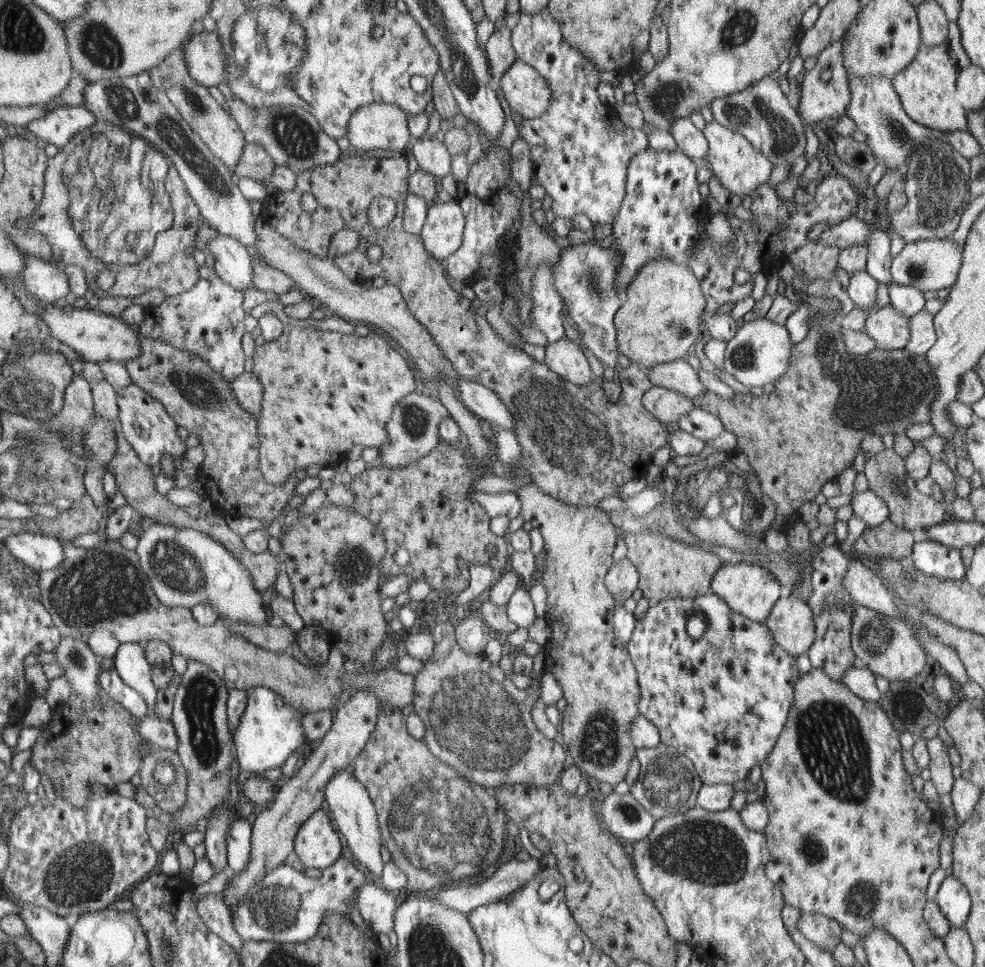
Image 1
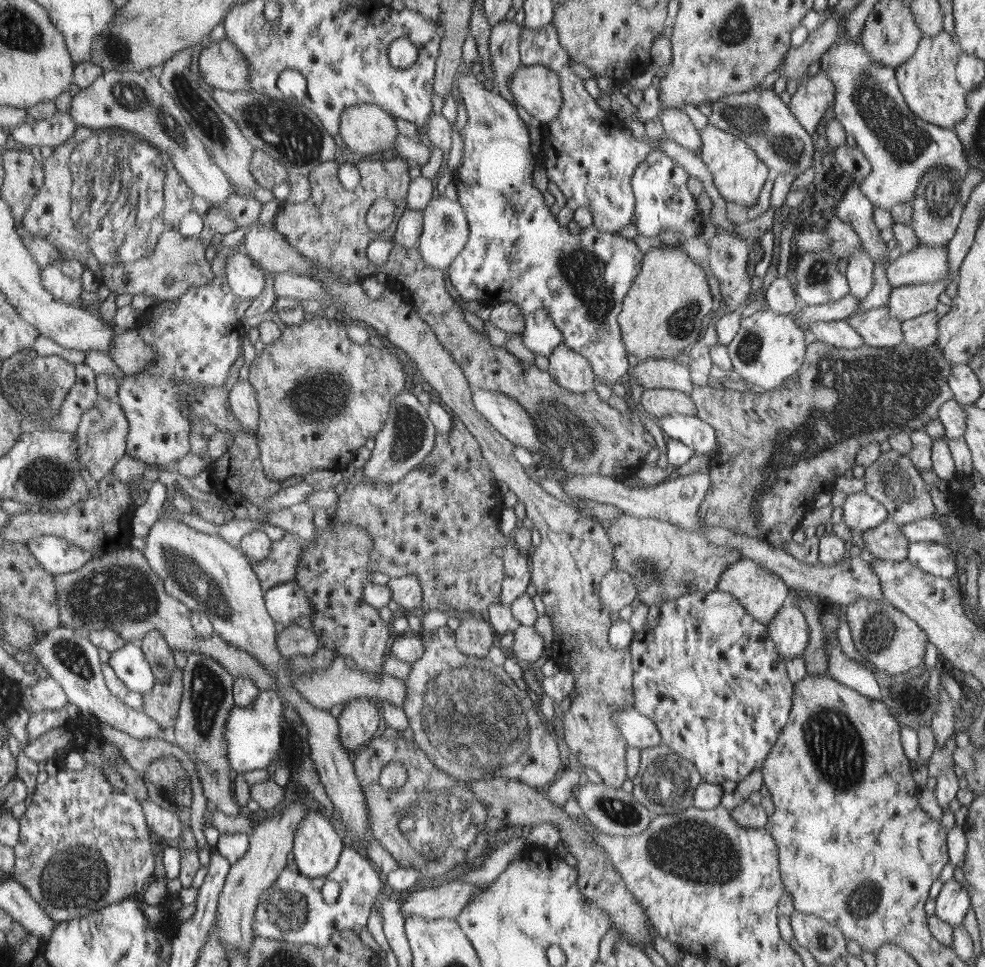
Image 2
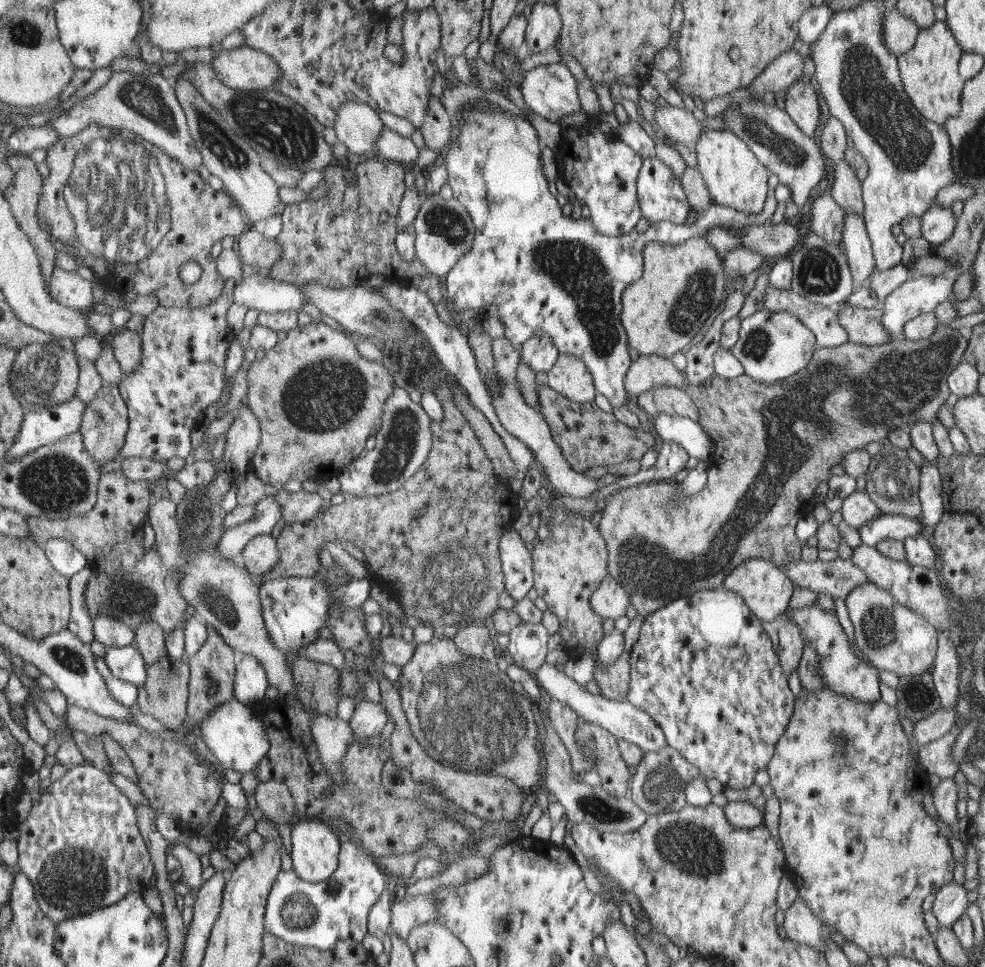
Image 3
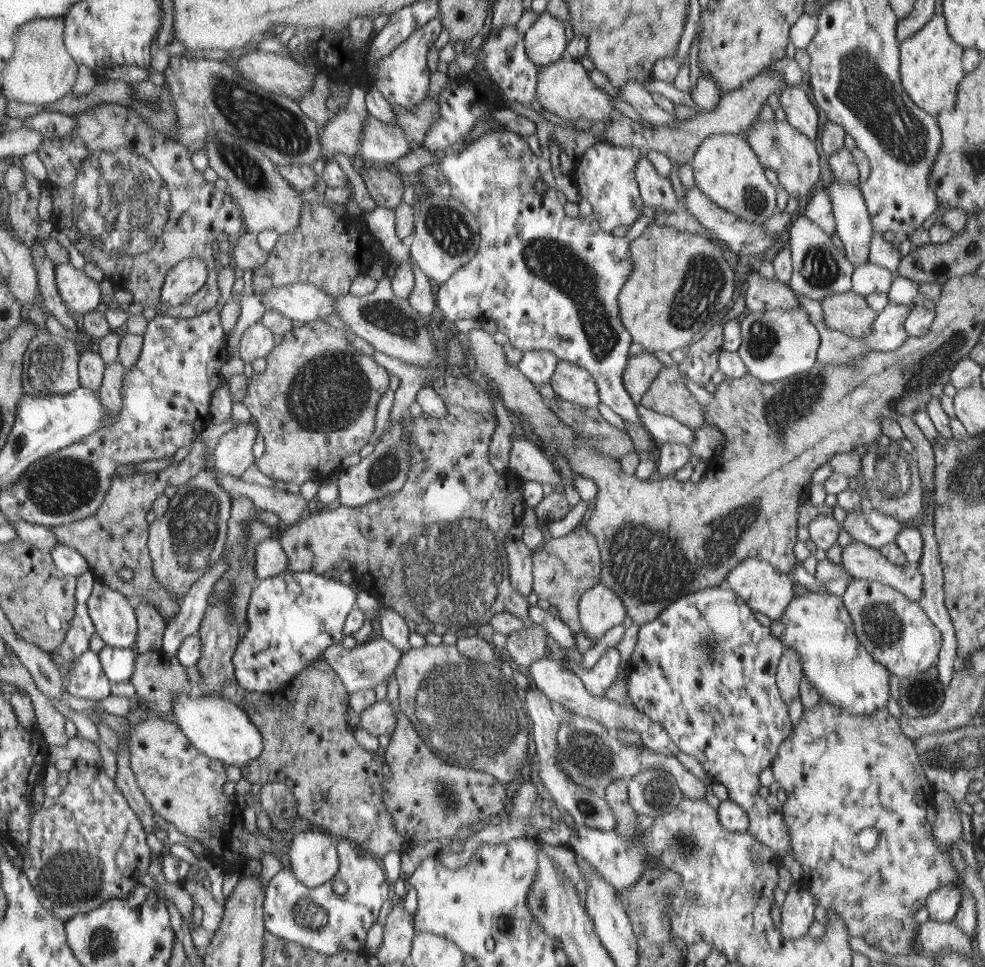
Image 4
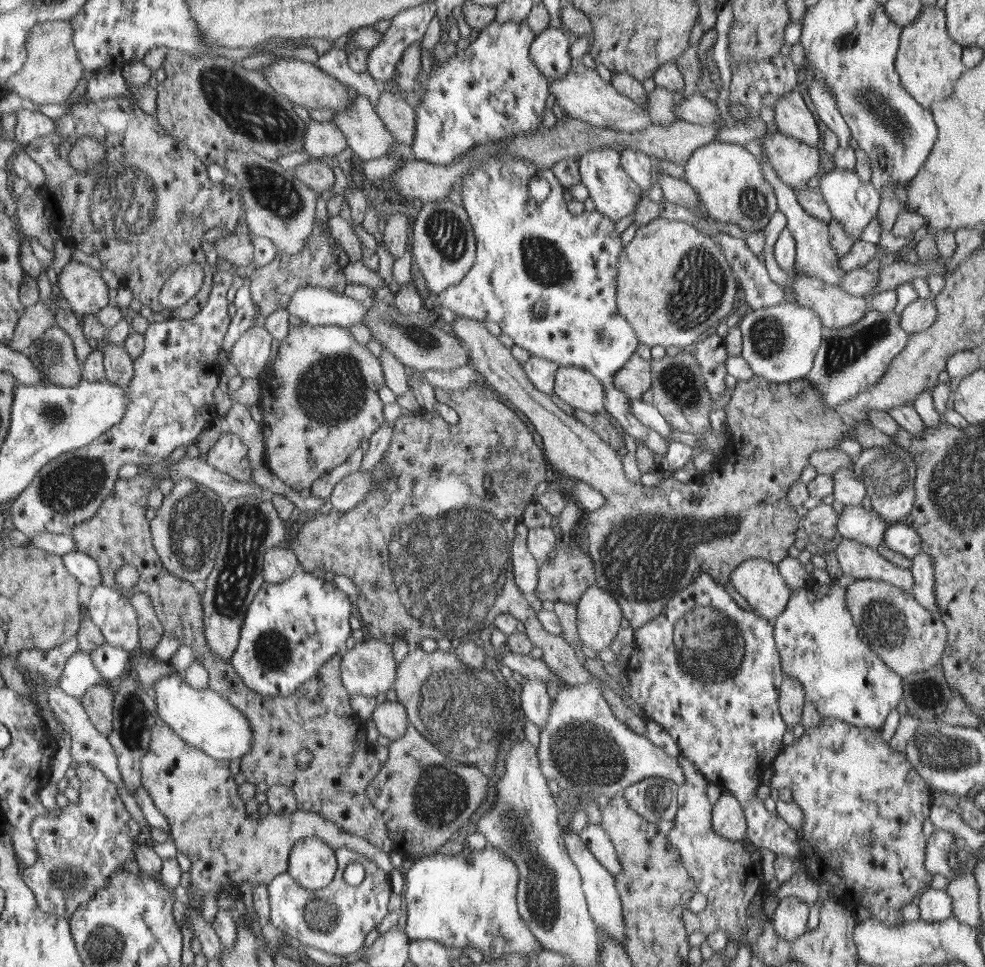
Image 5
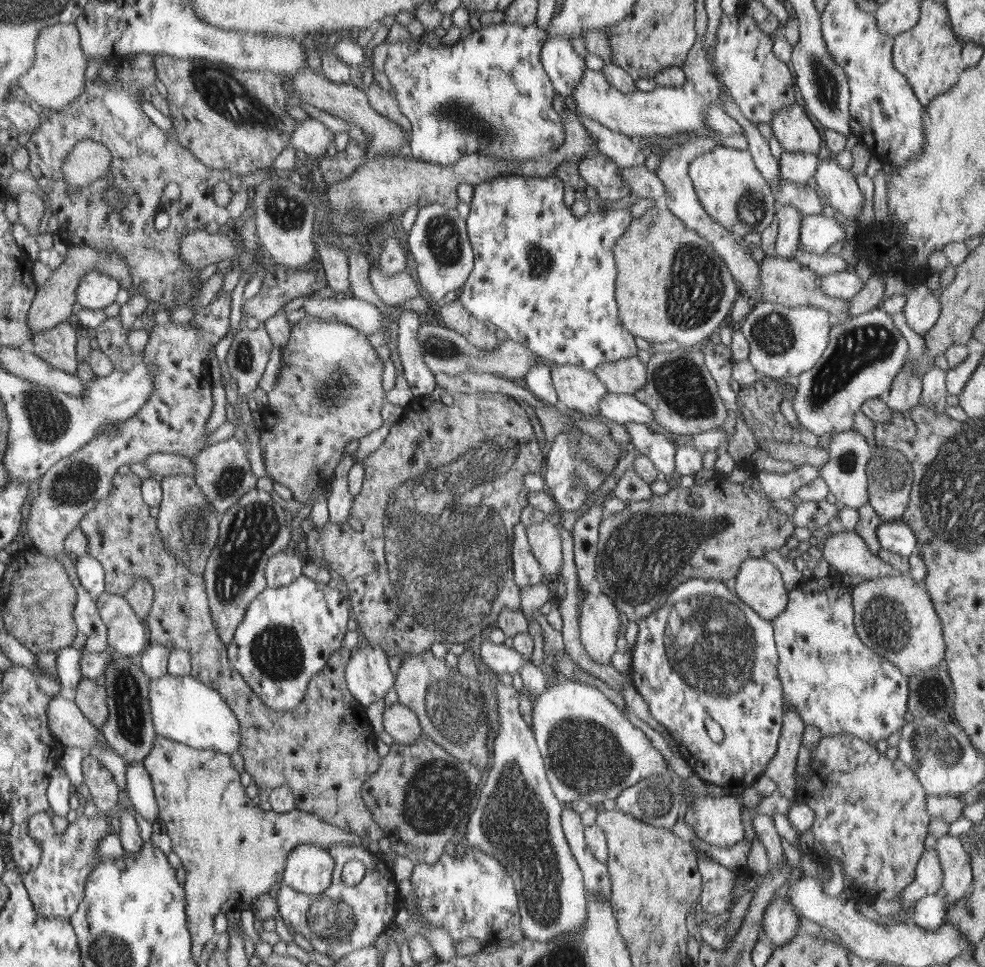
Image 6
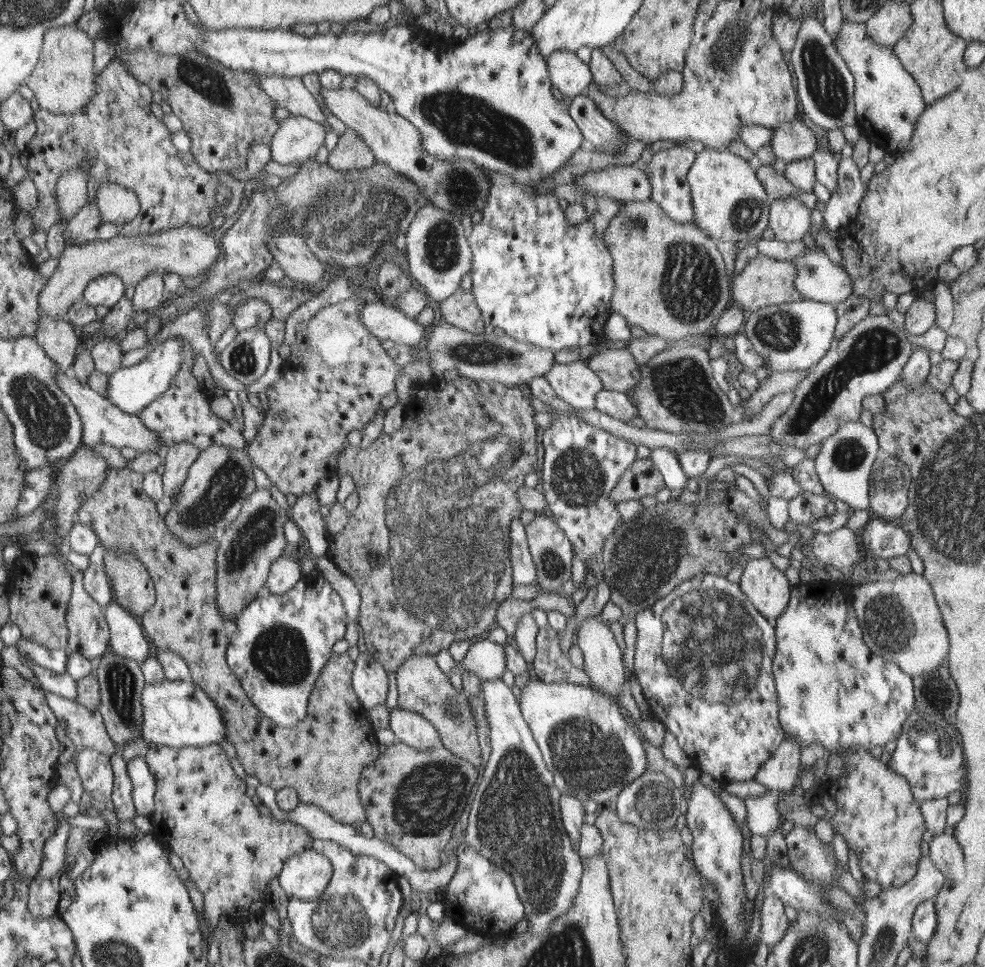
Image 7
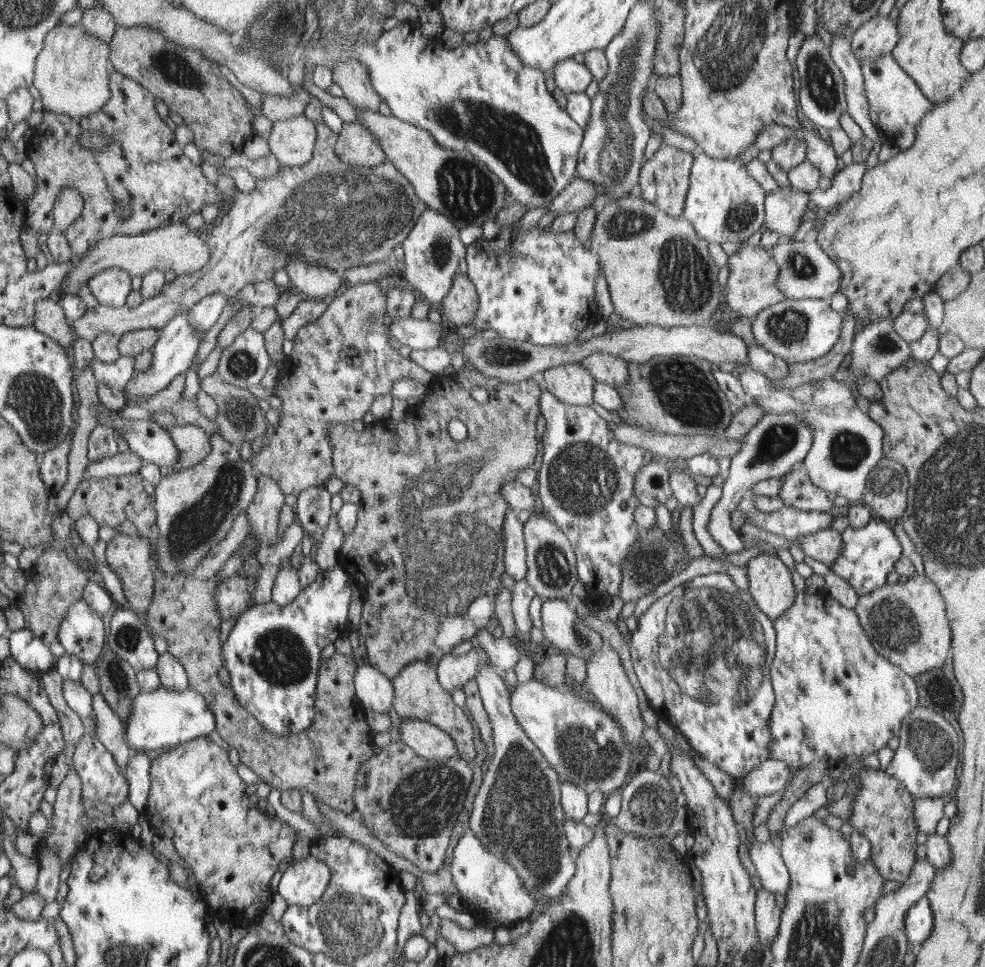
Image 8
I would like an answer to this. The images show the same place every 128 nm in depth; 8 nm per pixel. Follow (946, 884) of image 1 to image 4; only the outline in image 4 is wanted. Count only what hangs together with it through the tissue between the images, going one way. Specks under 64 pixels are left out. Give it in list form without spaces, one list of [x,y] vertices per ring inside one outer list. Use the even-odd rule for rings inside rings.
[[[947,885],[937,888],[928,896],[925,907],[930,913],[930,919],[948,923],[955,920],[958,908],[961,906],[963,895],[958,886]]]

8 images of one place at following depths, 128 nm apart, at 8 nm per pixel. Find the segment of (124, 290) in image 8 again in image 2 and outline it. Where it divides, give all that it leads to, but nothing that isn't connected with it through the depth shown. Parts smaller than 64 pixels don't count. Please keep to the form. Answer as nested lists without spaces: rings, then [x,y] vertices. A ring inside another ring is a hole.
[[[55,263],[47,265],[41,269],[42,284],[48,292],[53,294],[56,301],[63,304],[76,304],[80,300],[82,284],[80,278],[74,279],[68,275],[64,276],[60,272],[60,266]]]

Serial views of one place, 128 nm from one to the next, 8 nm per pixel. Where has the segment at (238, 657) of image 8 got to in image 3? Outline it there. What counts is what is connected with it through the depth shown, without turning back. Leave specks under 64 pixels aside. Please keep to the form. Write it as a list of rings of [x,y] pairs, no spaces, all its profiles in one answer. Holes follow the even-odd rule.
[[[288,576],[288,578],[276,578],[259,583],[259,598],[262,604],[262,617],[266,629],[270,632],[270,639],[274,641],[276,648],[288,656],[290,649],[302,649],[308,647],[314,639],[318,639],[320,628],[327,627],[330,620],[330,609],[334,605],[340,605],[344,609],[353,610],[360,608],[370,598],[370,584],[368,578],[353,579],[338,588],[328,586],[322,576],[314,577]],[[245,654],[236,667],[234,692],[242,704],[254,707],[264,699],[264,692],[268,690],[269,680],[261,665],[256,656]]]

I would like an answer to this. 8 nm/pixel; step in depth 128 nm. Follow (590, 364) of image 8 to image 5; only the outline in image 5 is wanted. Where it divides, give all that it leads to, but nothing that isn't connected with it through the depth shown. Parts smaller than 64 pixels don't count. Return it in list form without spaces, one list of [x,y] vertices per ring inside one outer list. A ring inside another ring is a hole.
[[[634,353],[633,358],[614,374],[612,382],[615,388],[629,396],[631,402],[643,399],[643,395],[651,388],[651,361],[646,361]]]

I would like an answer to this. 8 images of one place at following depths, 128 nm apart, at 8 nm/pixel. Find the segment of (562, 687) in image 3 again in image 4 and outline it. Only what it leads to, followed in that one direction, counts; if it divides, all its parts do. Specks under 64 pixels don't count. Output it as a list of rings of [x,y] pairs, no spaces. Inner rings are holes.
[[[542,658],[530,665],[530,667],[524,670],[526,675],[533,686],[538,688],[538,690],[542,690],[550,700],[556,700],[565,709],[572,710],[572,712],[576,712],[580,716],[586,716],[586,718],[592,718],[592,720],[604,724],[613,733],[618,730],[632,730],[632,732],[637,732],[640,734],[643,744],[646,744],[646,747],[654,750],[654,752],[660,752],[660,754],[664,755],[678,754],[679,748],[672,742],[672,738],[664,730],[664,727],[659,722],[646,716],[643,712],[640,712],[636,707],[626,707],[616,701],[610,701],[604,696],[596,697],[591,695],[578,676],[572,671],[564,669],[560,665],[560,662],[554,659]]]

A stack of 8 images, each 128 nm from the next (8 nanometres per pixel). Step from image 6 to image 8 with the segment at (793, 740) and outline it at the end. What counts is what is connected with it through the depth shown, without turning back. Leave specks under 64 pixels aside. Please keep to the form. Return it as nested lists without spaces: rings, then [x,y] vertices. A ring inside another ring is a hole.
[[[769,758],[760,767],[749,772],[747,776],[737,780],[741,790],[745,790],[752,797],[757,798],[760,795],[771,795],[782,791],[792,776],[788,763]]]

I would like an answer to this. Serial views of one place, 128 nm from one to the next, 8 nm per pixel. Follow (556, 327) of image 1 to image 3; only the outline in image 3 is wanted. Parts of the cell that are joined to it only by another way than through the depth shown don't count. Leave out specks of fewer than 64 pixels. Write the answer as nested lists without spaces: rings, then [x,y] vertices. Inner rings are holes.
[[[542,331],[540,335],[532,335],[526,339],[526,343],[520,346],[520,354],[522,359],[526,361],[528,367],[532,367],[534,372],[548,372],[559,357],[559,350],[548,333]]]

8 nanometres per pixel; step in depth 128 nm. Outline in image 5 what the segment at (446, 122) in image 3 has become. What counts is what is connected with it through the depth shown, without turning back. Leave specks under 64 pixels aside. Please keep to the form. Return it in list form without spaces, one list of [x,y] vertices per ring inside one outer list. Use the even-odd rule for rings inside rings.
[[[380,89],[378,104],[374,106],[384,126],[400,144],[412,145],[417,134],[417,112],[405,99]]]

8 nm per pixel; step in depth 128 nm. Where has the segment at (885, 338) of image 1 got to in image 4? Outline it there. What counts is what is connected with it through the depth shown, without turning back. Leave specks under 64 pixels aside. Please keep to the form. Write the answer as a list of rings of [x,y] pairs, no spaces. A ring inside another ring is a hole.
[[[850,290],[820,300],[824,324],[854,339],[866,338],[879,312],[868,306],[865,297]]]

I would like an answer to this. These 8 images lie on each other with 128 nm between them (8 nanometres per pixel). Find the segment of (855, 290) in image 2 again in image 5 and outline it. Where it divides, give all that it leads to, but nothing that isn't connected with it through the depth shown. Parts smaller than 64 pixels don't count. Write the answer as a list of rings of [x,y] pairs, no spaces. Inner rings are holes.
[[[834,167],[820,178],[819,185],[821,194],[829,206],[833,219],[838,220],[842,230],[846,232],[846,236],[852,242],[860,241],[864,228],[868,226],[871,220],[876,218],[878,207],[880,206],[881,195],[874,189],[872,181],[870,180],[868,183],[862,182],[855,171]]]

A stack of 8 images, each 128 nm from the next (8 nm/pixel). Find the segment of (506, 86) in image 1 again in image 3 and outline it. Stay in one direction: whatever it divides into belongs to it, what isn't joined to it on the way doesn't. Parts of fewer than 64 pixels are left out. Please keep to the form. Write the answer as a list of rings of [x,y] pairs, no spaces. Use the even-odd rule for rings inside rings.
[[[562,63],[537,66],[526,72],[522,85],[518,86],[524,102],[536,113],[550,122],[564,122],[571,115],[582,108],[577,93],[578,81],[570,72],[570,69]]]

